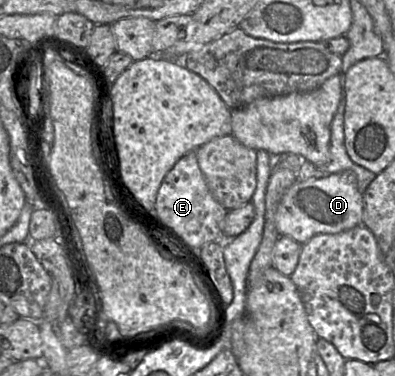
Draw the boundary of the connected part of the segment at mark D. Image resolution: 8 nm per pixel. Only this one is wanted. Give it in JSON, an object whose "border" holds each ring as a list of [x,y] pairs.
{"border":[[[352,171],[326,174],[320,178],[296,180],[283,194],[275,215],[275,225],[279,236],[288,236],[301,245],[316,234],[336,234],[362,224],[363,193],[357,187]]]}

